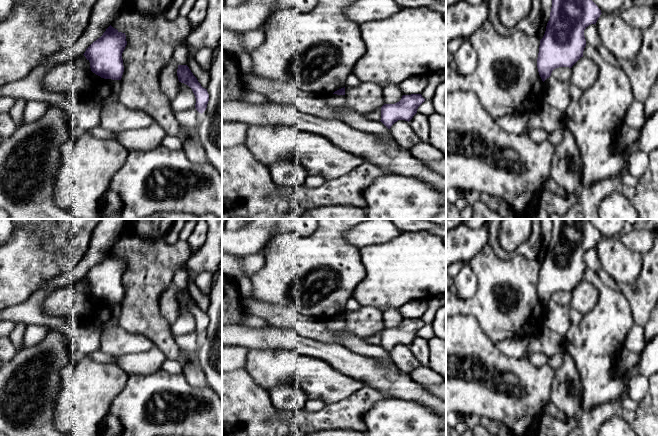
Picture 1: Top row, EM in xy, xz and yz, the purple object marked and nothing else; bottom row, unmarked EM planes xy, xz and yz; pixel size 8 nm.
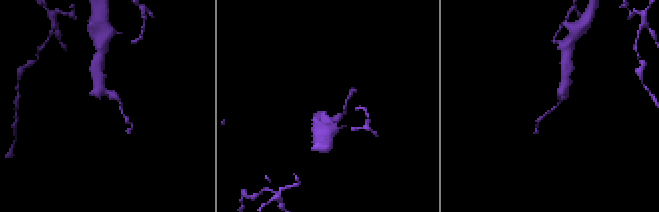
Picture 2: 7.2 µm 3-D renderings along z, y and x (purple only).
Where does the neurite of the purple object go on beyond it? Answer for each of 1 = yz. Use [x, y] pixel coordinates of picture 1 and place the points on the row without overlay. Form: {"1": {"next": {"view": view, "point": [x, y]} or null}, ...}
{"1": {"next": null}}

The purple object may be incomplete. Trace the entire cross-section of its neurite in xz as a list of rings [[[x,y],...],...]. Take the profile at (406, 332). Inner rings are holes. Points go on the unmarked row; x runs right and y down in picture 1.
[[[421,318],[403,319],[395,328],[381,331],[381,346],[390,353],[398,344],[410,345],[417,337],[418,331],[425,325]]]

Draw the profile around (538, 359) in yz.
[[[534,353],[529,356],[529,361],[535,367],[541,367],[545,364],[548,364],[549,357],[542,353]]]

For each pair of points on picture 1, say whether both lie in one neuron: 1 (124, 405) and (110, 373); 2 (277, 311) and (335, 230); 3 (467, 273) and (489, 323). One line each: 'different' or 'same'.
1: different
2: different
3: different

